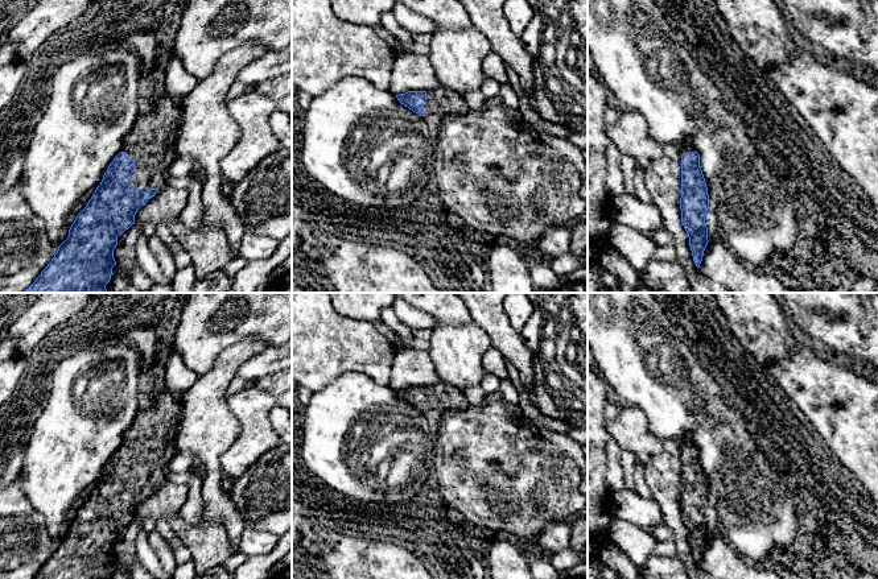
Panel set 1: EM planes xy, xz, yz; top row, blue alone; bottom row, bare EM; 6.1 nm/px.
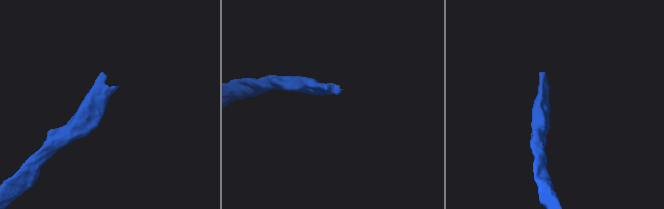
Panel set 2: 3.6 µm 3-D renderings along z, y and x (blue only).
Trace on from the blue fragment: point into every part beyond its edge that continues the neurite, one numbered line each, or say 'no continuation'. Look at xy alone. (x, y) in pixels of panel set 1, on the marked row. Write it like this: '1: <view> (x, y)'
1: xy (151, 141)

